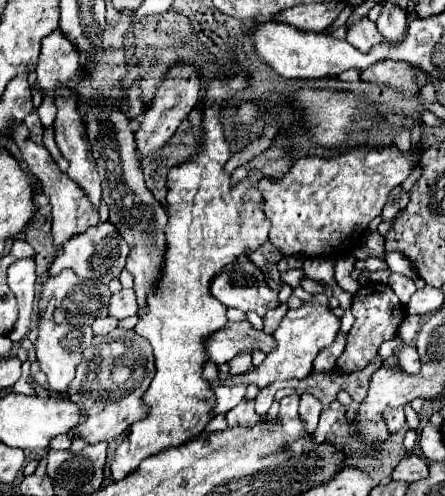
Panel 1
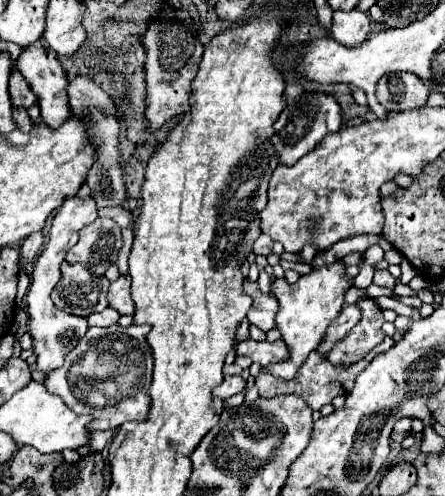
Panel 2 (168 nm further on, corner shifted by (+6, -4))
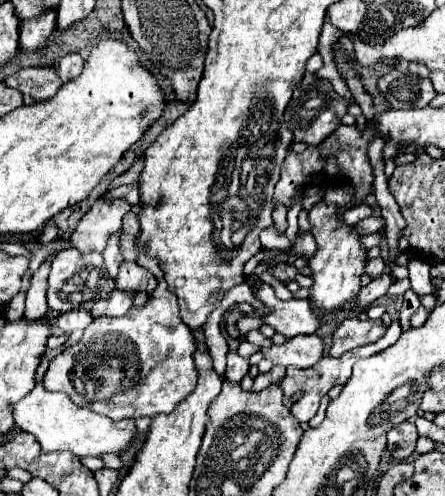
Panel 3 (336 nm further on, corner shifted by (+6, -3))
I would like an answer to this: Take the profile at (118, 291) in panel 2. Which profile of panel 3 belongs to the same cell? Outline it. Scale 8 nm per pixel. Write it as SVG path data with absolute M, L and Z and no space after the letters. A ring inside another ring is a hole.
M122 262L120 264L120 272L116 276L116 288L118 290L136 294L136 292L140 292L142 280L144 280L144 292L150 296L156 288L154 276L146 268L142 268L138 262Z

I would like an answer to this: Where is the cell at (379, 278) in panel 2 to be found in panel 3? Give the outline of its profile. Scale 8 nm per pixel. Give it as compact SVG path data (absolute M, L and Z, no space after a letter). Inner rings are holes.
M378 256L378 258L372 258L372 260L368 260L368 264L366 264L366 274L370 276L370 278L380 278L382 276L382 272L384 272L384 260Z

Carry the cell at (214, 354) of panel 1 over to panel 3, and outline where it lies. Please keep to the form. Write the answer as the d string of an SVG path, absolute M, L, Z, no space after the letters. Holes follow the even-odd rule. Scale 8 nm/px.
M316 334L294 336L280 346L272 344L270 348L260 348L260 352L276 366L282 364L294 368L310 368L324 354L324 342Z

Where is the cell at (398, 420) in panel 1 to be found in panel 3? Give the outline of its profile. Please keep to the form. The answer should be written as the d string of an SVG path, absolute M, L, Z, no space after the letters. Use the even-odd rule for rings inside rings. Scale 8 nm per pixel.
M402 422L388 432L388 450L396 460L406 460L416 450L416 426L410 422Z

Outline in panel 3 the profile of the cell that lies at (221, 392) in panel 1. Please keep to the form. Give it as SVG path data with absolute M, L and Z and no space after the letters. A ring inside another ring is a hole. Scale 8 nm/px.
M228 352L228 366L226 366L226 372L224 372L224 378L230 380L230 382L242 382L242 378L248 374L248 360L240 358L236 352Z

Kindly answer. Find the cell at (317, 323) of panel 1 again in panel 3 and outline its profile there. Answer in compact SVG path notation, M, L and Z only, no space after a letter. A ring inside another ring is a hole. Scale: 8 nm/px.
M318 202L308 212L308 222L312 226L312 234L318 242L316 254L308 260L310 266L310 278L314 284L310 286L310 304L318 310L332 312L342 306L346 306L350 300L354 300L356 292L360 292L360 276L364 272L366 264L366 252L360 244L360 238L356 232L352 232L352 226L340 224L340 216L334 212L334 206L328 206L324 202Z

